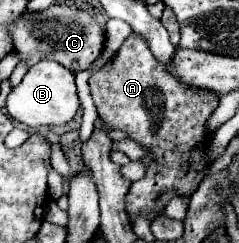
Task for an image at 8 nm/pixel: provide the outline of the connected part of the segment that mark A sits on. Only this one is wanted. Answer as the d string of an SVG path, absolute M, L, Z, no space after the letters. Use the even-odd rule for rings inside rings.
M132 32L124 40L124 50L118 50L118 56L112 62L112 66L104 66L102 70L90 76L90 90L92 90L92 98L100 118L104 118L108 126L124 130L128 138L138 142L148 152L144 158L140 158L140 162L146 164L146 176L138 182L132 182L126 194L128 218L134 220L138 216L146 216L148 220L154 220L164 214L164 208L168 206L172 198L194 194L194 190L198 188L202 178L208 174L212 164L212 158L206 154L208 142L212 136L206 122L210 114L216 110L220 96L212 90L186 86L184 82L170 78L166 68L160 62L156 62L152 52L148 50L148 42L136 32Z

